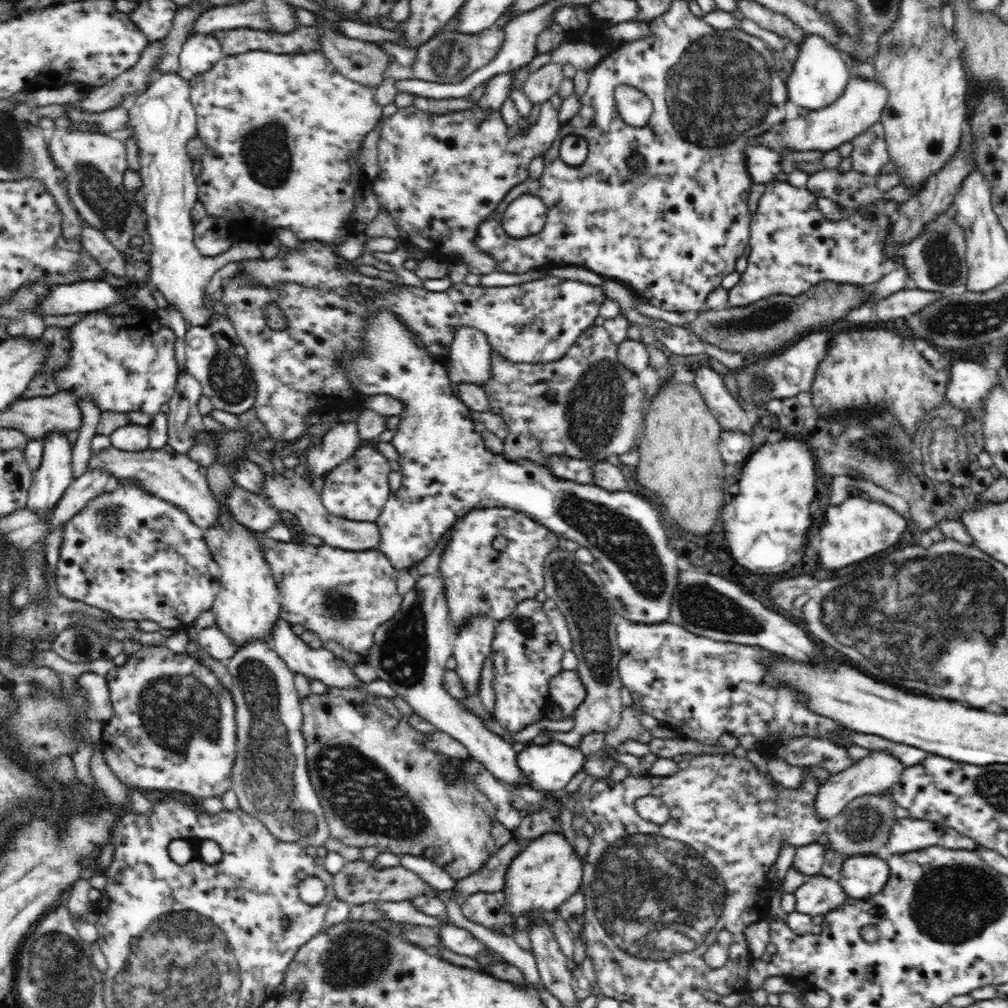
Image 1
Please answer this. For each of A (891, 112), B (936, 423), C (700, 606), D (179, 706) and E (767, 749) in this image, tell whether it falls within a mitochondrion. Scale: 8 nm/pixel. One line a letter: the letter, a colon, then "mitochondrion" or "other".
A: other
B: mitochondrion
C: mitochondrion
D: mitochondrion
E: other

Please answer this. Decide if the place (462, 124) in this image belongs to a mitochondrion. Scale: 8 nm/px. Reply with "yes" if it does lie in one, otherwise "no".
no

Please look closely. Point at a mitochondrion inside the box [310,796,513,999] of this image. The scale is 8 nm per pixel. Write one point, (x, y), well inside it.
(356, 956)

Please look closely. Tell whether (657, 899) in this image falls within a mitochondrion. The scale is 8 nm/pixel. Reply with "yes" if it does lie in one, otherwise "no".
yes

